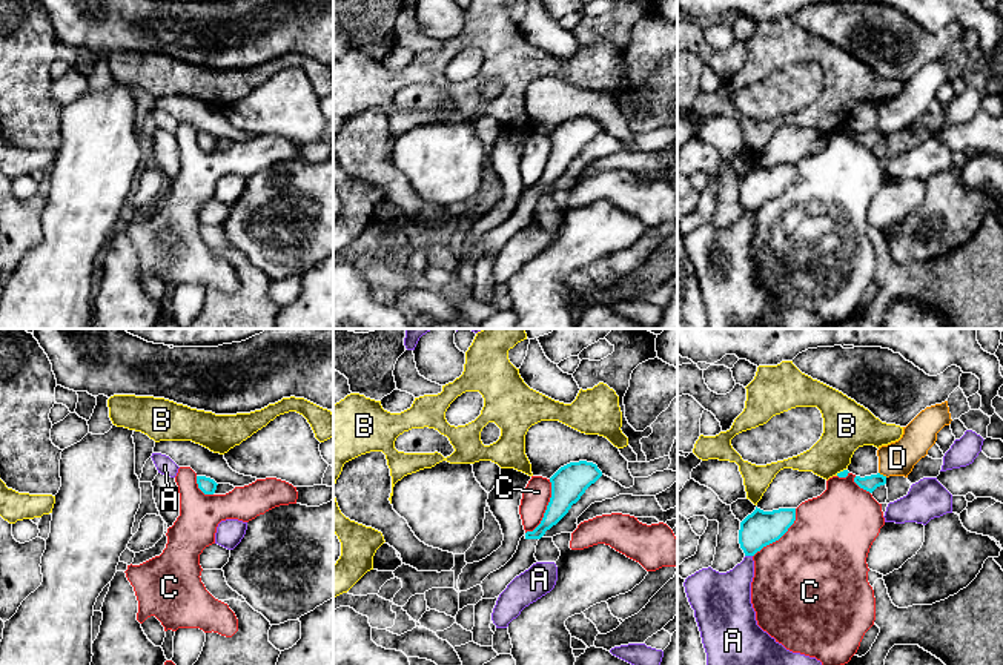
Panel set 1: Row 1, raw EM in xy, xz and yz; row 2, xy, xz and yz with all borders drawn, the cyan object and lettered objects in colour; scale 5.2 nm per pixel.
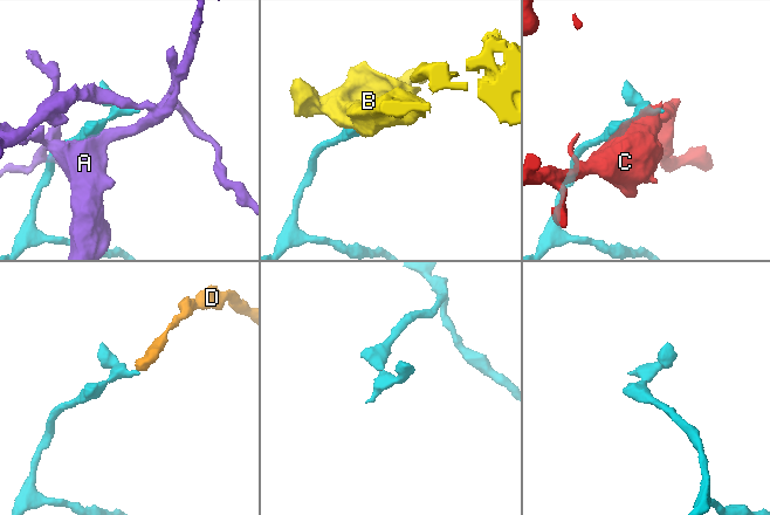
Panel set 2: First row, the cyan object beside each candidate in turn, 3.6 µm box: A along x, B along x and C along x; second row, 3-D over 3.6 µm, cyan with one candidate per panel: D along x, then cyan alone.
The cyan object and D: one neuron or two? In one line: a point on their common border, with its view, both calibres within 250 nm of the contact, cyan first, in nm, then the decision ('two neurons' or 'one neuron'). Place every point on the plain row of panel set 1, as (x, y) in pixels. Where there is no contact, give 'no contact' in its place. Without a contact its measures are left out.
yz (882, 131) | 80/180 nm | two neurons

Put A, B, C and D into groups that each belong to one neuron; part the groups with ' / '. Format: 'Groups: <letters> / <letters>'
Groups: A / B / C D

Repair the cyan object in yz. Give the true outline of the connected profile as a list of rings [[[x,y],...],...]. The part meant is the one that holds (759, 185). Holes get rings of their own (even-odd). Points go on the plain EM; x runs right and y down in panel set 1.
[[[796,164],[756,166],[740,178],[739,200],[745,212],[779,197],[796,177]]]

